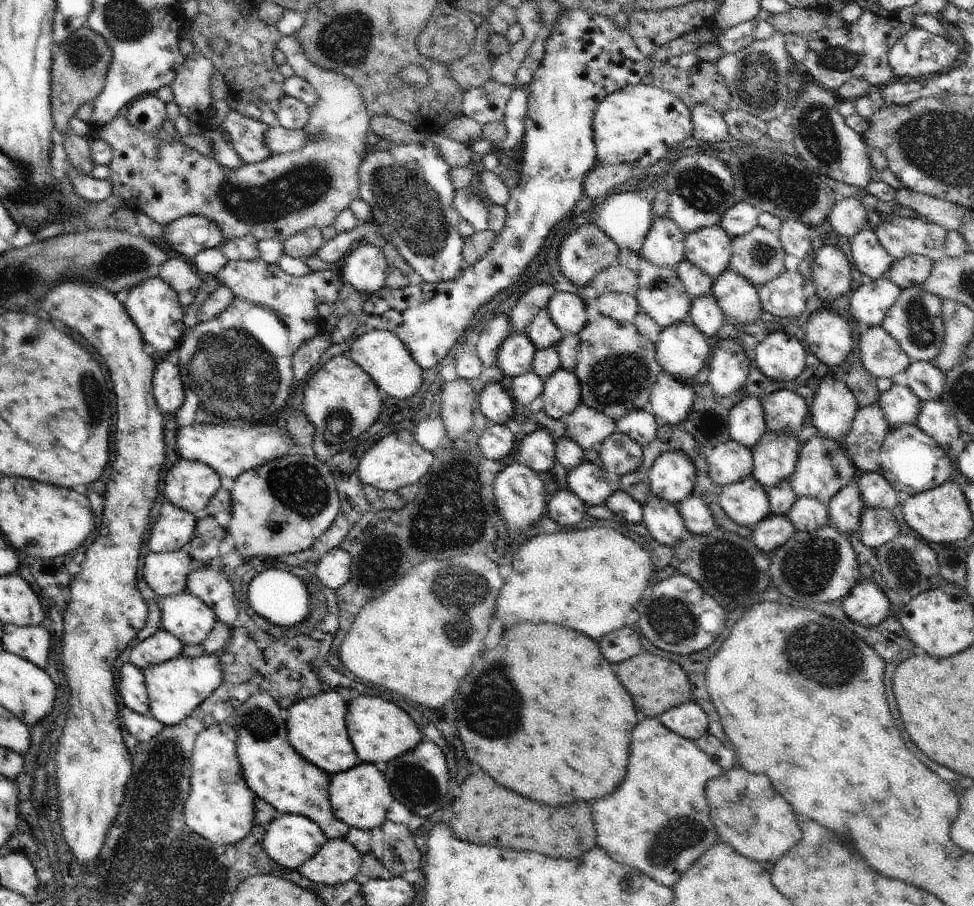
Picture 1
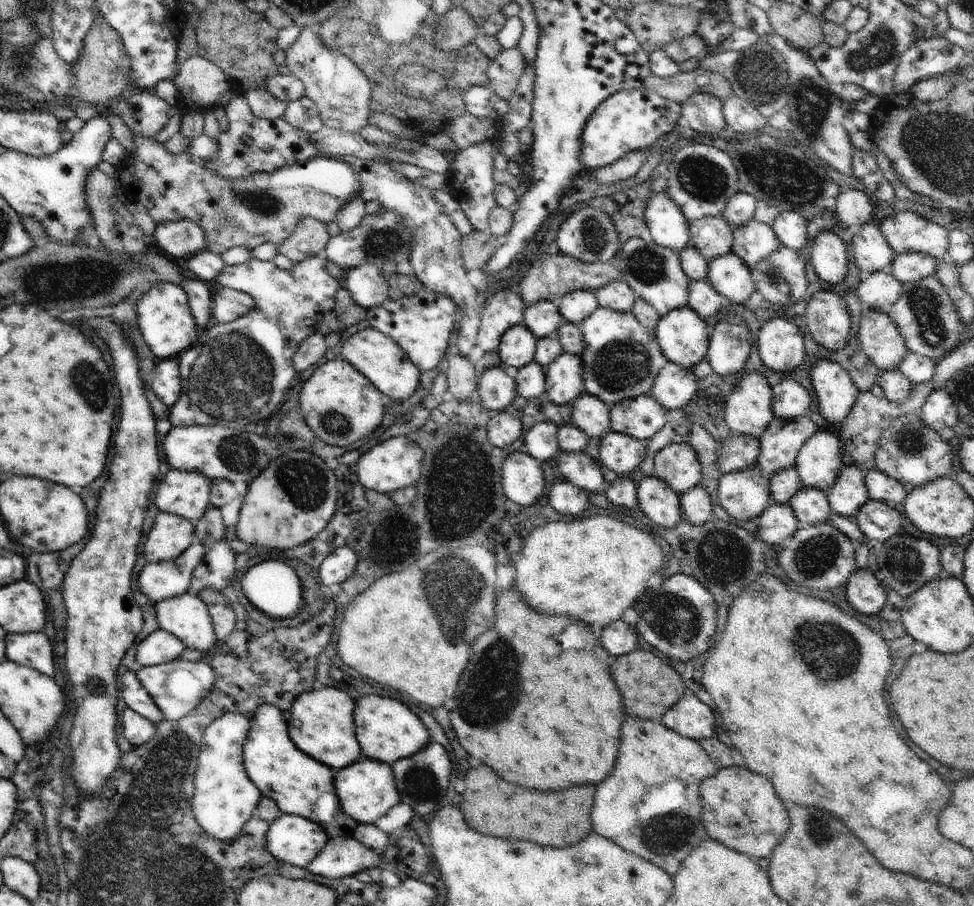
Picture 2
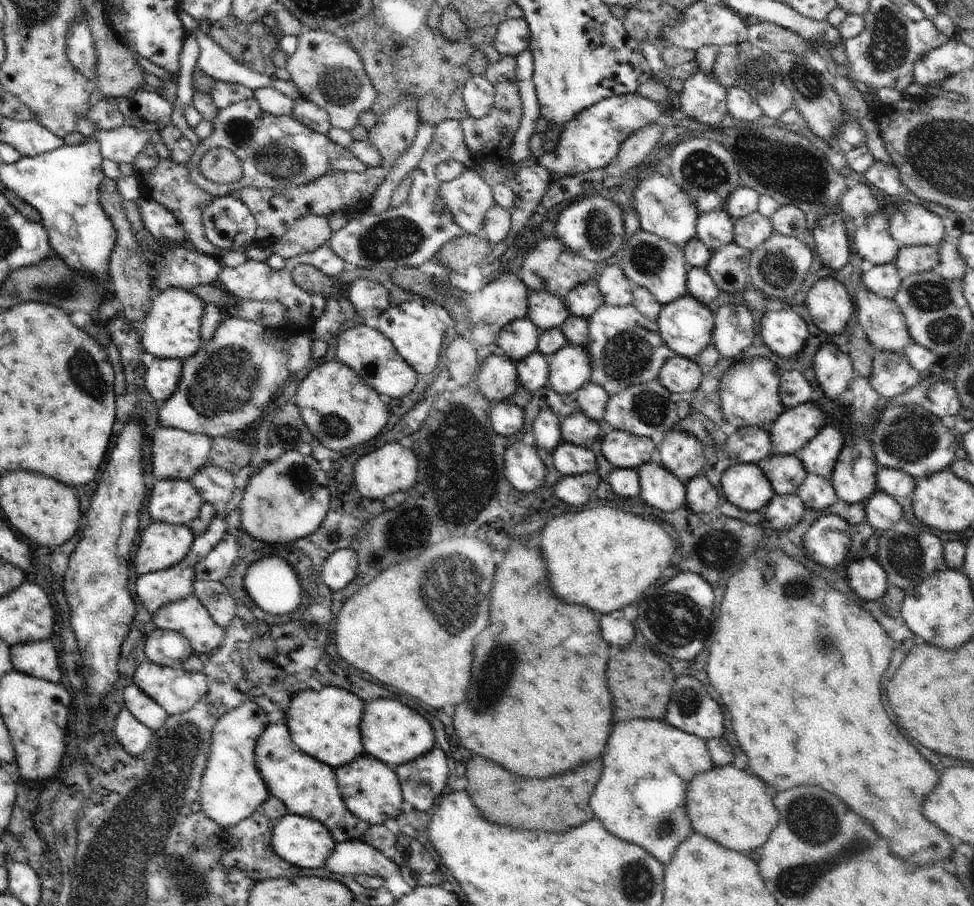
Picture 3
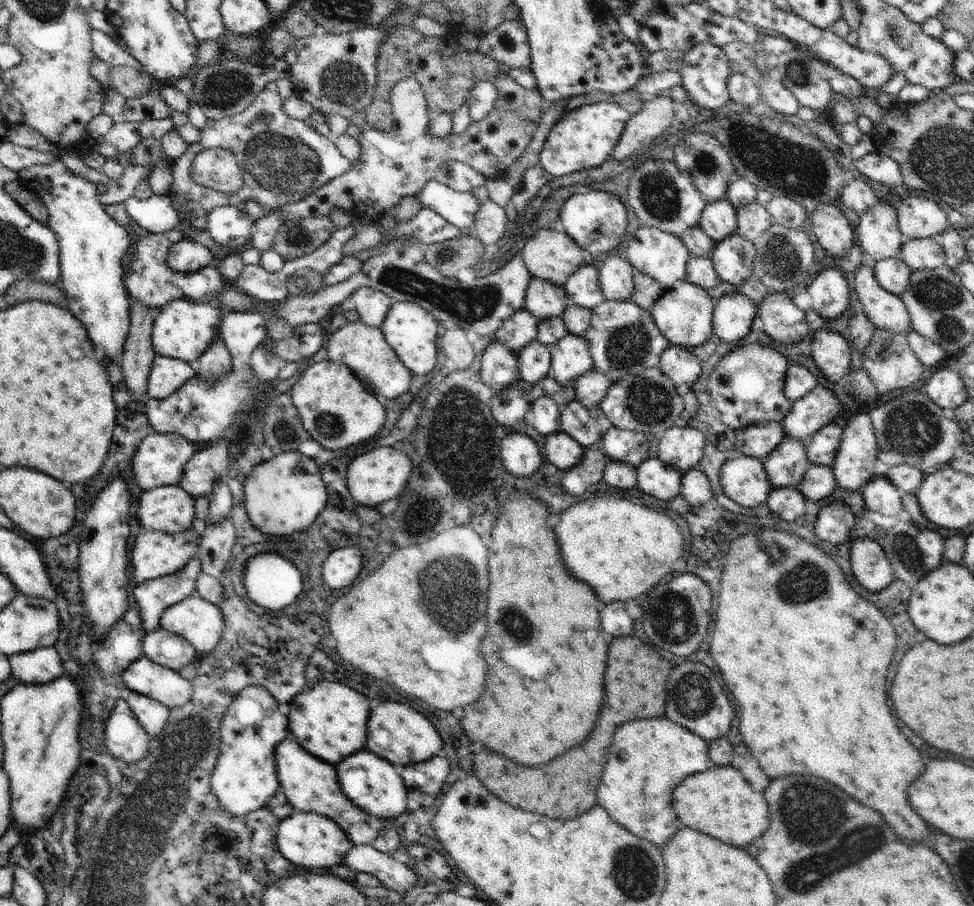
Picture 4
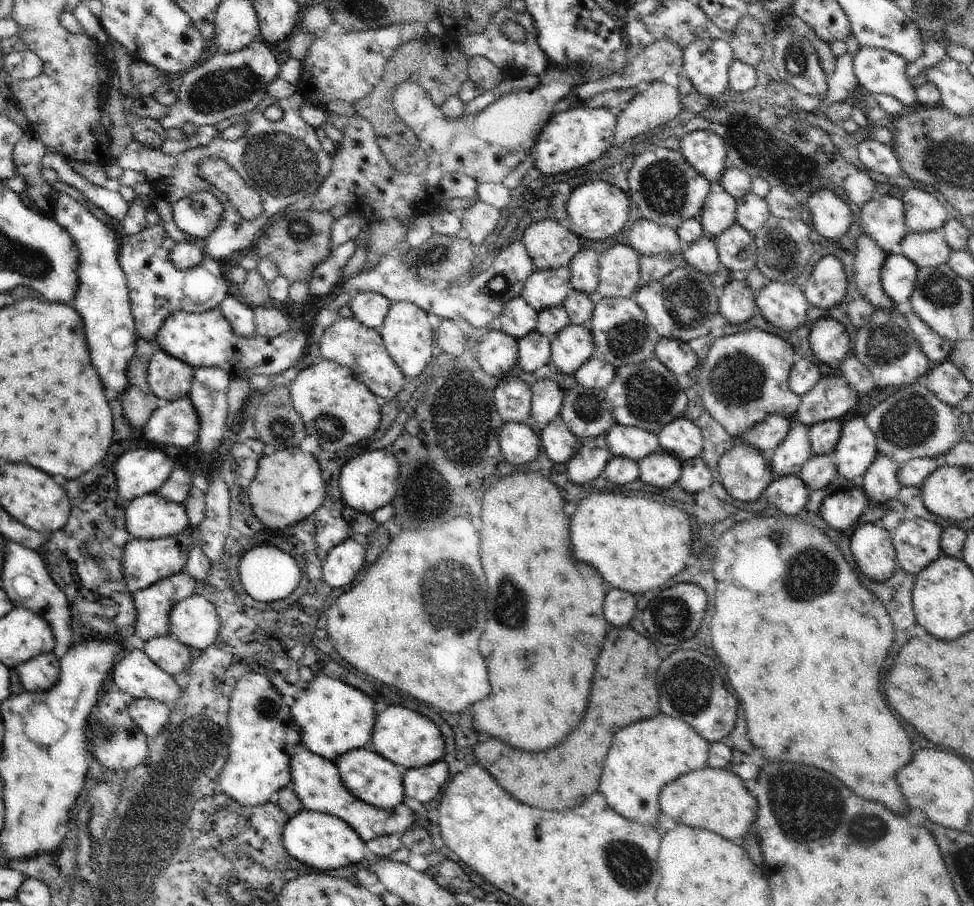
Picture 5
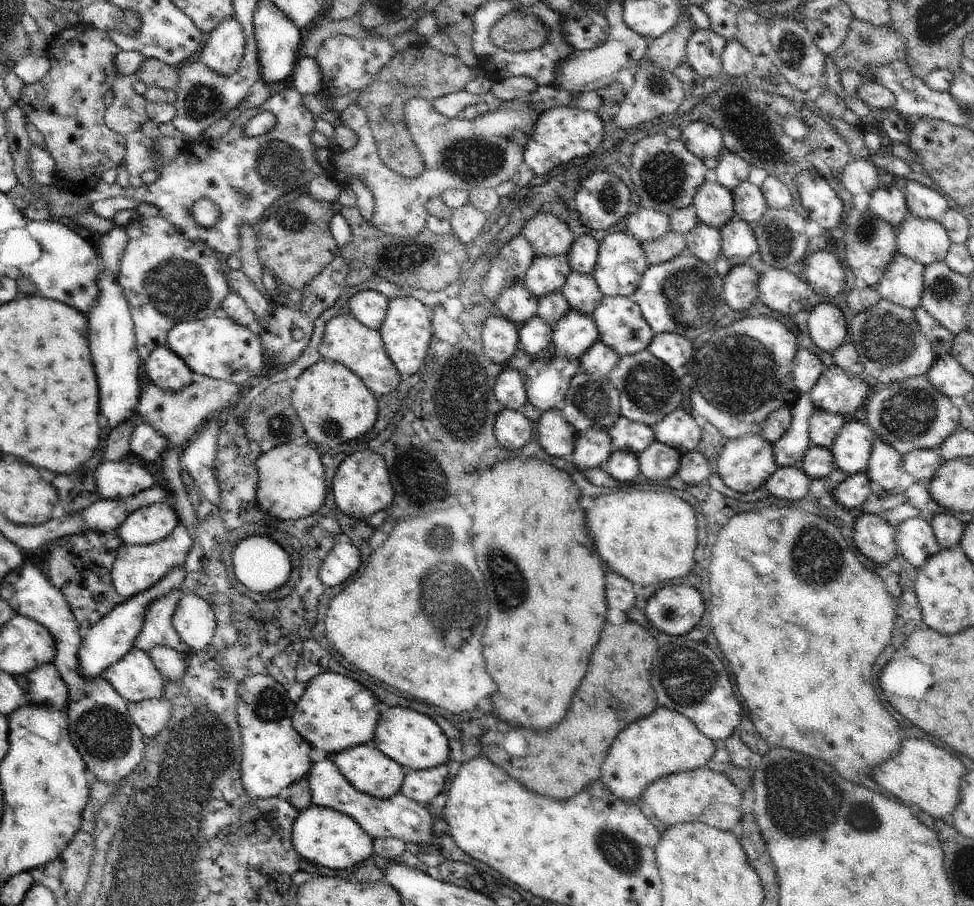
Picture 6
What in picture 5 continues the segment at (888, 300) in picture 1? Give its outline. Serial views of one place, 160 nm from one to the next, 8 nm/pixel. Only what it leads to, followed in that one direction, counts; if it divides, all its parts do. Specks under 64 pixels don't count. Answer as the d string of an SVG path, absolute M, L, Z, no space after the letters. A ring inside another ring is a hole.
M898 250L887 256L881 268L881 283L884 292L896 306L909 307L915 289L918 267Z

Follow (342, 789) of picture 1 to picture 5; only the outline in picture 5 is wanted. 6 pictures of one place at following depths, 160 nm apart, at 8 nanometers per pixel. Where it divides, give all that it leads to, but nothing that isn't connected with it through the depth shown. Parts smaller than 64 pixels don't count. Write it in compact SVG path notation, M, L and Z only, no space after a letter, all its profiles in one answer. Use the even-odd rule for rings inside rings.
M360 747L345 752L335 763L344 786L365 803L378 808L391 809L404 802L403 770L381 754Z

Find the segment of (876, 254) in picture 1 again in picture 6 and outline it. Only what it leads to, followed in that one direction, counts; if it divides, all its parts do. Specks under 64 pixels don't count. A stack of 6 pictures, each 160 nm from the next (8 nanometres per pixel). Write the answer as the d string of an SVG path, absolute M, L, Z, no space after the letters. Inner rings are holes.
M895 185L887 187L877 187L871 194L869 207L882 220L895 226L895 230L902 224L906 214L910 212L904 189Z

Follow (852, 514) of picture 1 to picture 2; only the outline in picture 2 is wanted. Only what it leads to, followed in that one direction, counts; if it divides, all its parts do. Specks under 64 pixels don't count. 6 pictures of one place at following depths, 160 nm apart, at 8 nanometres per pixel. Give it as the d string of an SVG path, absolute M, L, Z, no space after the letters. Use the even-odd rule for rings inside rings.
M846 461L836 484L827 491L831 512L838 516L852 516L869 501L864 478L867 472L851 461Z

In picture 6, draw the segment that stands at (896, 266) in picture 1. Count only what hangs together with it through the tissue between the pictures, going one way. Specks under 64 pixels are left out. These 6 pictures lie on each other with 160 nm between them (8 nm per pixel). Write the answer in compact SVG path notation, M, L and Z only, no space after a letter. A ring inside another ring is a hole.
M909 212L897 228L897 252L915 261L921 262L925 267L929 264L944 261L951 245L946 227L940 220L925 219Z

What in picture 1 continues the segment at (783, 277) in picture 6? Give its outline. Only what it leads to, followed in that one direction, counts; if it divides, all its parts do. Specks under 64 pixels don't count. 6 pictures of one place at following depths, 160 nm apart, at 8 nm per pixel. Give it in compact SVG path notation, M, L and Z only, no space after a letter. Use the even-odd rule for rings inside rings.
M769 329L755 348L755 361L766 377L778 382L794 380L806 368L806 350L786 330Z

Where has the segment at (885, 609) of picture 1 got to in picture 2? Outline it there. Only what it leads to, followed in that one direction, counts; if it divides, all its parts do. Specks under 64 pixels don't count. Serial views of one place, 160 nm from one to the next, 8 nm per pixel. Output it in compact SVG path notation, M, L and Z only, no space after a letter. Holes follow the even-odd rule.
M857 569L843 588L848 602L858 612L873 615L886 604L888 588L876 578L874 571Z

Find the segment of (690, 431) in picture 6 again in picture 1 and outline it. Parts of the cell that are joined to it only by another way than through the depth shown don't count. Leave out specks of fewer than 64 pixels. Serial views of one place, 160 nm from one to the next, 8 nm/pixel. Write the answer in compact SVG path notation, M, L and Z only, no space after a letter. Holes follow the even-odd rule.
M684 451L660 454L649 472L650 492L677 505L692 494L697 468Z

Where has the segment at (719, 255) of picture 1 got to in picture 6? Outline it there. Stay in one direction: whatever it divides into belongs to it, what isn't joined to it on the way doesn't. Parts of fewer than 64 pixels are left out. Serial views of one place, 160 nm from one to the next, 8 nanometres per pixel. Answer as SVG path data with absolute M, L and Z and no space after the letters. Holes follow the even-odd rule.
M705 180L694 195L693 205L699 220L717 229L721 229L735 216L731 190L717 182Z

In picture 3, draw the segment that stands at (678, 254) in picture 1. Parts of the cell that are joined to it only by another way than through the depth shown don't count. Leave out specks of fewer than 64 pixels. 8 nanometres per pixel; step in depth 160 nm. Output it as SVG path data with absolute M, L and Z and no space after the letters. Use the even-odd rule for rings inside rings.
M655 172L649 177L640 178L640 184L636 184L634 187L634 208L638 213L642 229L664 237L679 247L683 247L688 240L695 236L699 210L691 196L685 190L682 190L682 187L674 183L671 177L666 178Z

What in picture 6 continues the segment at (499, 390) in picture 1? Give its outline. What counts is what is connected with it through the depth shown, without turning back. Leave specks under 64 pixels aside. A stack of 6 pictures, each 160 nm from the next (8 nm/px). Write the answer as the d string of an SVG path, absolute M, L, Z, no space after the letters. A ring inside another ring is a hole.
M494 315L486 320L481 334L484 352L492 362L507 365L516 352L520 325L504 315Z

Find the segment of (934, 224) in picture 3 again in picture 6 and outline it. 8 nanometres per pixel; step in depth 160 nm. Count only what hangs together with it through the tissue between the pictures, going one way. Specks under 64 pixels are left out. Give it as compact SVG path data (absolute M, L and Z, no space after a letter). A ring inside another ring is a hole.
M907 181L904 191L910 212L920 218L938 221L948 208L944 194L921 182Z

